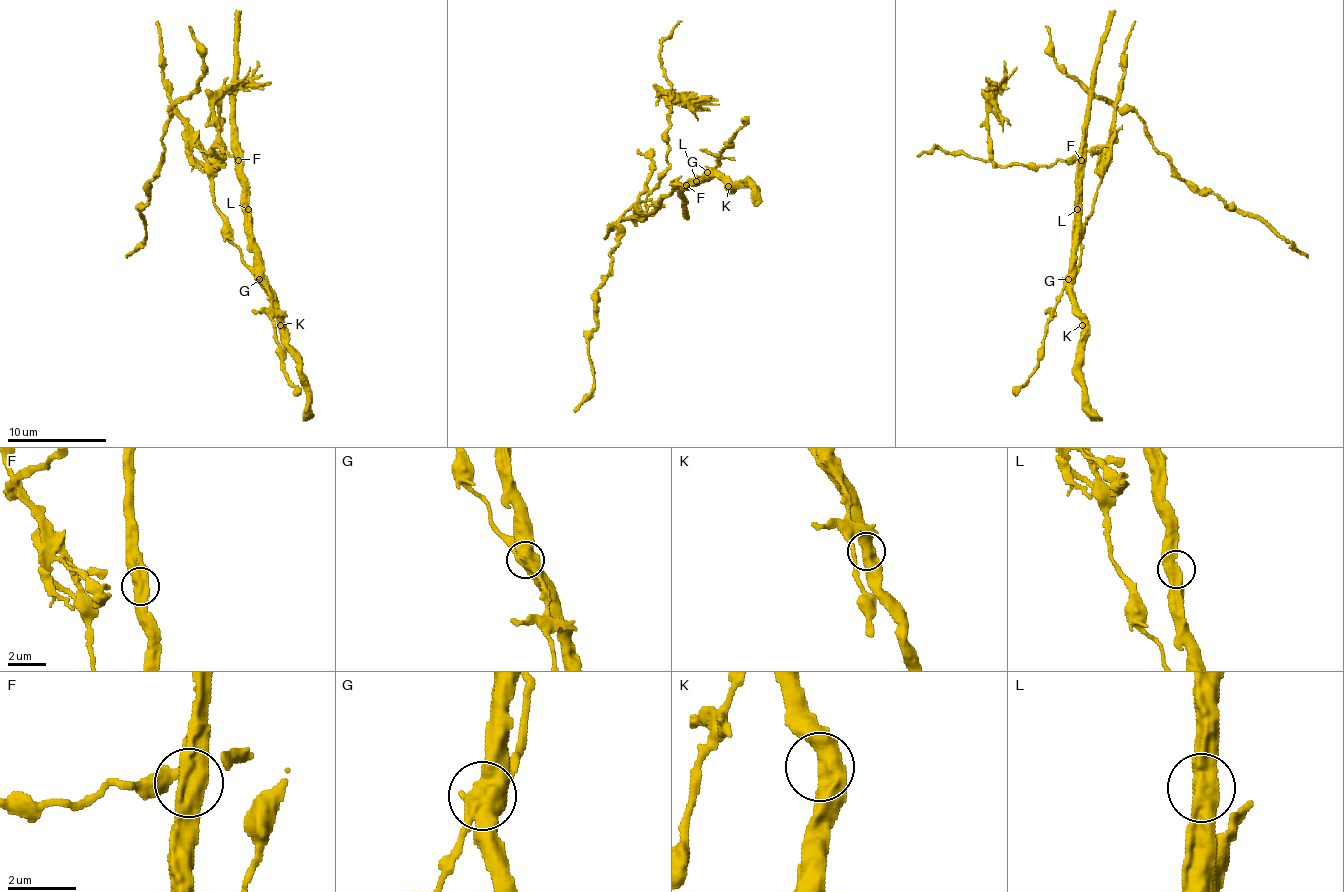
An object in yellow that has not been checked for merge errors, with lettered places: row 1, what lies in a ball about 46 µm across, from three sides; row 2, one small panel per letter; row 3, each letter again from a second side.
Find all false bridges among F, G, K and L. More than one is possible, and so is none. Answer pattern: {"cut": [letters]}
{"cut": ["G"]}

